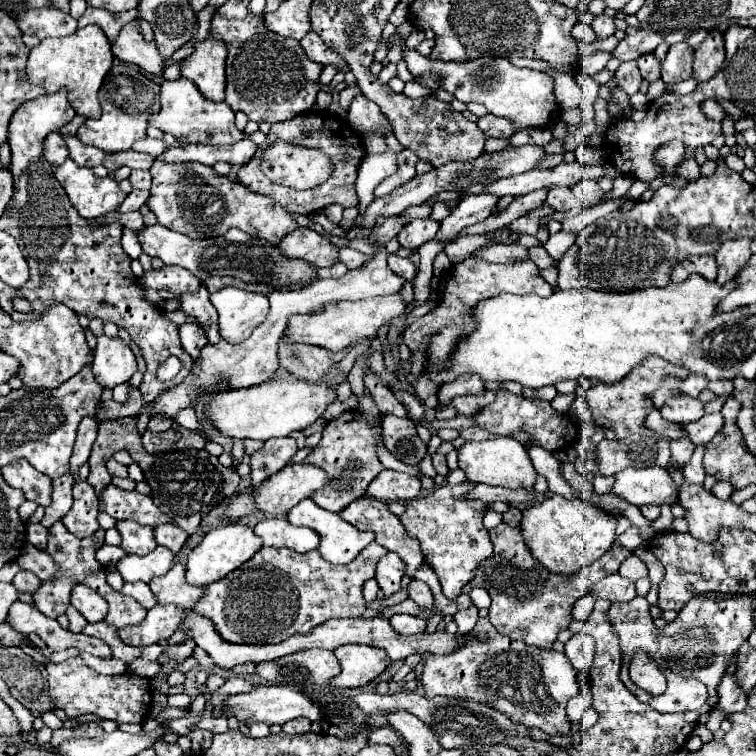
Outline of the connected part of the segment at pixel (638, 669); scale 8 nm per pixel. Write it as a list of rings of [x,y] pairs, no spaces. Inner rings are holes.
[[[640,648],[632,654],[632,662],[630,662],[630,680],[650,692],[650,694],[662,694],[666,690],[666,676],[660,672],[658,664],[652,660],[652,656]]]

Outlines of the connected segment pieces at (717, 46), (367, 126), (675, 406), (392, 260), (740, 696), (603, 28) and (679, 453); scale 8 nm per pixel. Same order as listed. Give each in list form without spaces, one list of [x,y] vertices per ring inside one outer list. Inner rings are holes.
[[[708,32],[706,40],[694,52],[694,78],[698,82],[706,82],[712,78],[720,66],[724,64],[724,34],[722,32]]]
[[[358,96],[352,100],[348,110],[348,122],[358,128],[358,132],[378,132],[382,138],[392,134],[392,126],[384,118],[382,110],[366,96]]]
[[[678,394],[668,398],[660,408],[660,412],[670,422],[686,424],[686,422],[700,420],[704,416],[704,404],[698,398],[690,398],[688,394]]]
[[[390,254],[390,256],[388,256],[388,266],[390,266],[398,276],[402,276],[402,278],[408,280],[408,282],[412,282],[414,276],[416,276],[416,266],[414,266],[414,262],[412,262],[410,258],[400,258],[400,256],[396,256],[396,254]]]
[[[726,674],[718,686],[718,710],[724,712],[726,718],[730,718],[736,712],[742,712],[746,708],[746,692],[738,686],[734,674]]]
[[[600,14],[594,18],[592,22],[592,30],[596,32],[596,38],[608,38],[616,32],[616,26],[614,26],[614,18],[606,16],[606,14]]]
[[[672,442],[672,458],[676,460],[678,468],[684,468],[684,462],[690,460],[690,456],[694,452],[692,446],[694,444],[690,444],[690,442]]]

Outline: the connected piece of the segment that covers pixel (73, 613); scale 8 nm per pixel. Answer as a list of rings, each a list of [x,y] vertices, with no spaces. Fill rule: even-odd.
[[[68,606],[68,610],[66,610],[66,616],[68,616],[68,620],[70,620],[70,624],[68,624],[68,630],[70,632],[74,632],[74,634],[78,634],[78,632],[82,632],[84,630],[84,626],[88,624],[86,622],[86,618],[74,608],[74,606]]]

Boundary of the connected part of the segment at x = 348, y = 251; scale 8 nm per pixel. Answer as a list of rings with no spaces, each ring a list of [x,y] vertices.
[[[344,246],[342,250],[340,250],[340,262],[344,262],[350,270],[352,268],[360,268],[362,264],[364,264],[364,254],[362,252],[358,252],[358,250],[354,250],[354,248],[348,248],[348,246]]]

